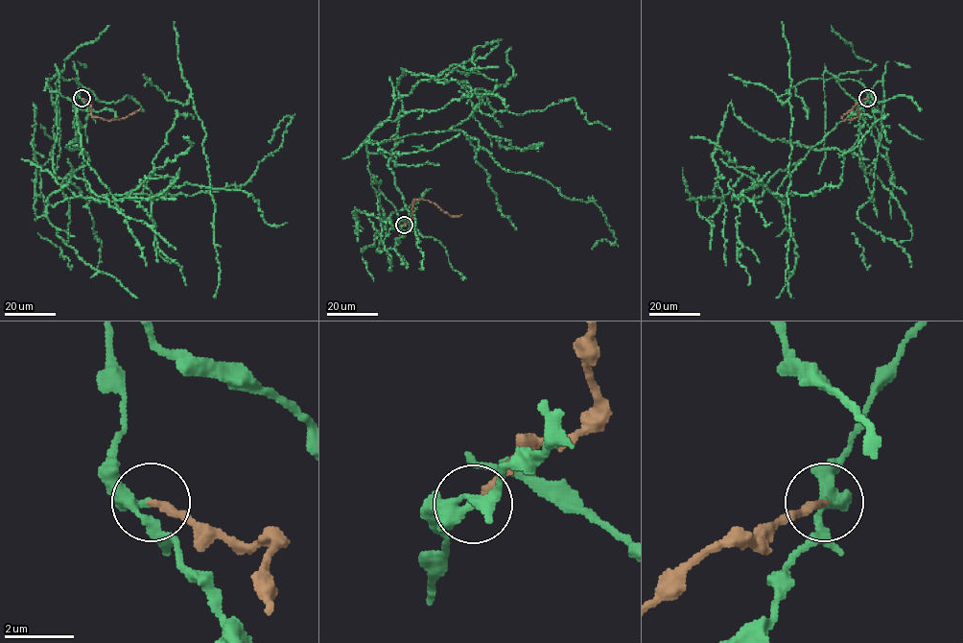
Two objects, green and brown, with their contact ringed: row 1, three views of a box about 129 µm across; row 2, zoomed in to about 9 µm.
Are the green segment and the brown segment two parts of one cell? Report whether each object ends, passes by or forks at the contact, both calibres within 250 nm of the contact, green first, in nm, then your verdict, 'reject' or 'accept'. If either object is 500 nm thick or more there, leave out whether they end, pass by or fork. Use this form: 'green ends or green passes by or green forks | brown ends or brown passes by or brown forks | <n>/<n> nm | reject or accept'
green passes by | brown ends | 280/240 nm | reject

